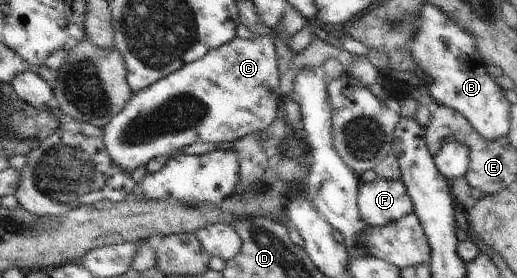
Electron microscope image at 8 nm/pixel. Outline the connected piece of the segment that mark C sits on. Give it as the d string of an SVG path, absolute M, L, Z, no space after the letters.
M255 35L253 39L235 36L231 41L206 53L201 59L180 67L177 71L170 73L167 77L146 87L143 91L134 94L129 100L129 103L127 103L127 105L123 107L123 109L104 127L104 144L106 145L107 153L111 156L112 163L131 176L131 173L133 173L135 169L145 167L154 157L159 157L159 155L174 156L177 151L181 151L183 147L187 147L187 145L191 145L192 143L197 143L199 141L201 143L226 145L227 143L233 143L235 140L241 139L250 133L263 131L268 128L275 121L277 105L279 105L281 100L279 91L277 91L277 89L279 89L279 71L277 70L278 52L275 47L275 42L273 42L273 38L273 36L261 35Z

